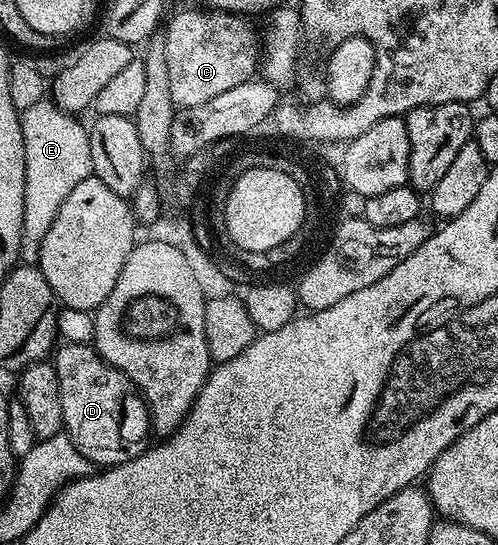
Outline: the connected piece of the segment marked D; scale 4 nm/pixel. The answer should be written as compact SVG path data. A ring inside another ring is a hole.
M62 343L51 363L59 378L59 398L63 398L64 431L73 439L76 451L84 452L93 466L134 460L142 451L144 440L151 436L149 406L138 385L108 364L92 343Z

